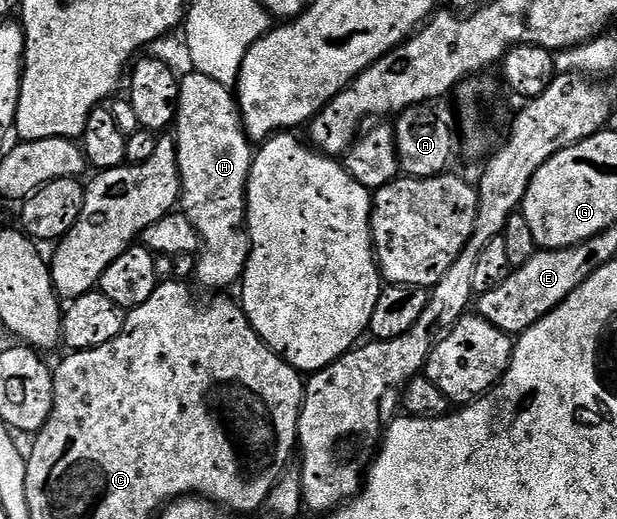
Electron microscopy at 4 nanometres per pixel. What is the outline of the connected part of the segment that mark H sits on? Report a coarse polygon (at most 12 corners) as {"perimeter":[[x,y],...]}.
{"perimeter":[[190,71],[172,126],[196,281],[250,258],[252,142],[231,86]]}

